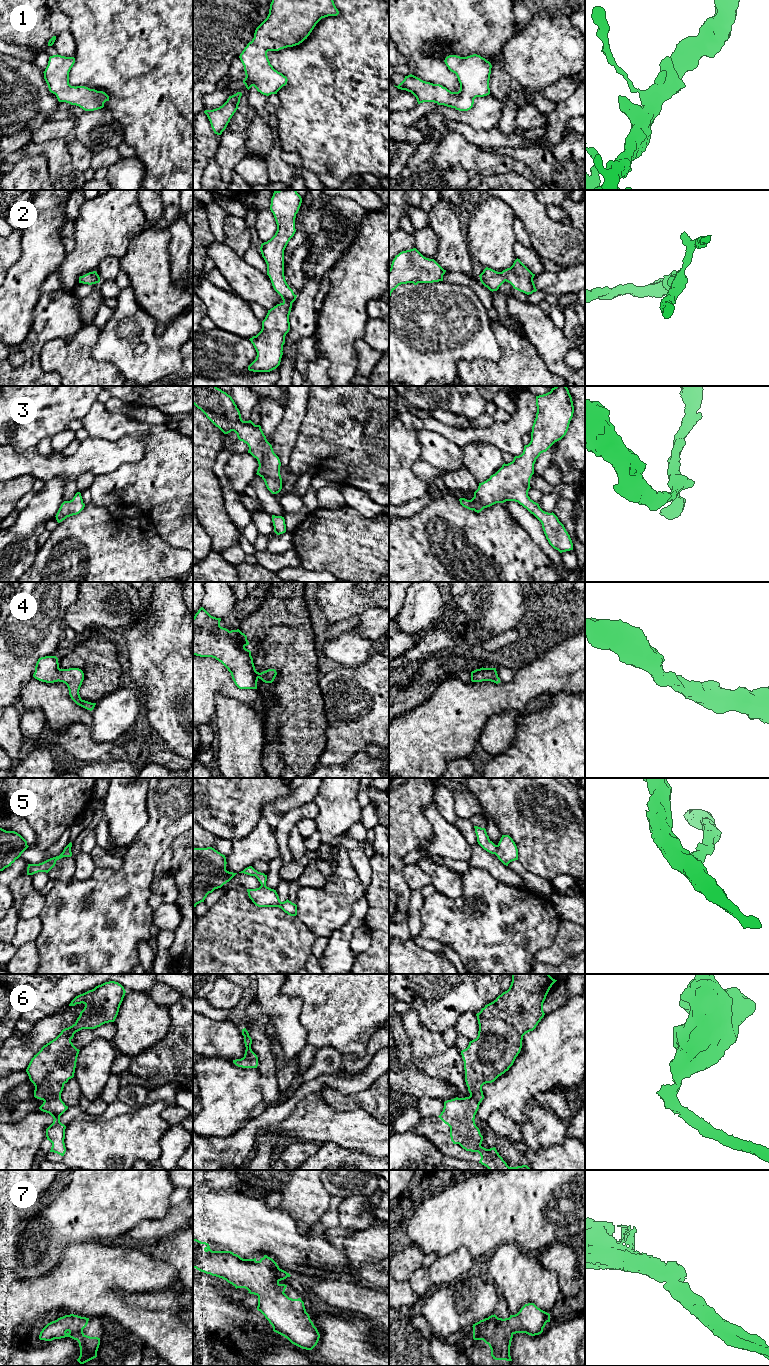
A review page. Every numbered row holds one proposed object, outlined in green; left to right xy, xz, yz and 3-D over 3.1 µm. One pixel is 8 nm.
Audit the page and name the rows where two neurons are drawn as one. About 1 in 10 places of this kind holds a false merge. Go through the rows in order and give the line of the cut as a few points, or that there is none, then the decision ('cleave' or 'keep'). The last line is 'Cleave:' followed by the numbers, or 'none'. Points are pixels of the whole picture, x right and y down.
1: no cut; keep
2: no cut; keep
3: no cut; keep
4: no cut; keep
5: cut in yz along (497, 845), (497, 850), (494, 853); cleave
6: no cut; keep
7: no cut; keep
Cleave: 5

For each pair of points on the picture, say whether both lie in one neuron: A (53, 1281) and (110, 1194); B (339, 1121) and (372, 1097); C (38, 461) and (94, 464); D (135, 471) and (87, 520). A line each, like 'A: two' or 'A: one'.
A: two
B: two
C: one
D: two

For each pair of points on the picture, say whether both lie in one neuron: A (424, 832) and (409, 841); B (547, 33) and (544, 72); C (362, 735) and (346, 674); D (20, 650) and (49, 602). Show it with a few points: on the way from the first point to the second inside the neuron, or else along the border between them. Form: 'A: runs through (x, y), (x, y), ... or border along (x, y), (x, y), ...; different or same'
A: runs through (420, 832), (413, 837); same
B: runs through (547, 43), (547, 49), (544, 52), (544, 62); same
C: runs through (362, 720), (361, 713), (350, 702), (348, 689); same
D: runs through (24, 638), (40, 622), (40, 614); same

